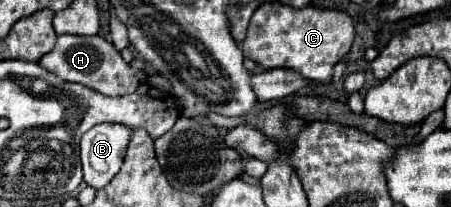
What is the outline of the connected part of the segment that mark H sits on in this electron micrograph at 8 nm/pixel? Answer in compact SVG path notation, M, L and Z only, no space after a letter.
M61 34L57 36L57 44L51 52L41 56L39 66L61 78L63 82L75 82L81 86L87 86L95 92L101 92L105 96L125 96L135 92L139 84L147 80L147 74L143 70L131 68L119 54L119 50L107 42L101 36L73 36L73 34Z

